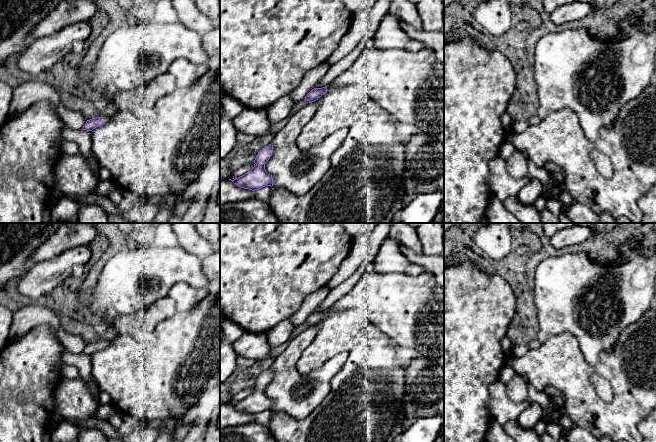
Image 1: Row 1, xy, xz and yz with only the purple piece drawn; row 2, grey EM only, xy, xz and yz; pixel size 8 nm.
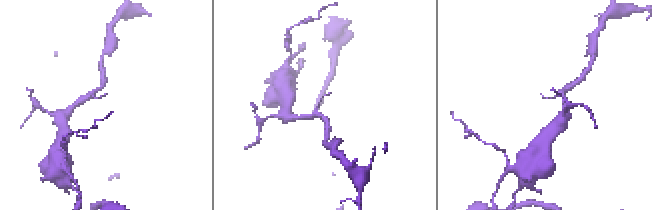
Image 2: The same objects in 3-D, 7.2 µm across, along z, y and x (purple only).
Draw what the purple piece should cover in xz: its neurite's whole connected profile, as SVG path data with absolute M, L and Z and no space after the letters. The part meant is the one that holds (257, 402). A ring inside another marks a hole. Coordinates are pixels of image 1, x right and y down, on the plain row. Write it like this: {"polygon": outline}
{"polygon": "M269 368L260 374L254 384L254 391L244 399L231 404L237 410L252 415L265 410L273 410L273 402L265 394L265 388L273 377L273 370Z"}

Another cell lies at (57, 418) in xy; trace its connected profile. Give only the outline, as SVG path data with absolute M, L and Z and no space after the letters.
M55 414L51 426L47 429L45 432L45 435L43 437L43 442L51 442L51 433L54 430L54 428L63 420L63 417L59 414Z

